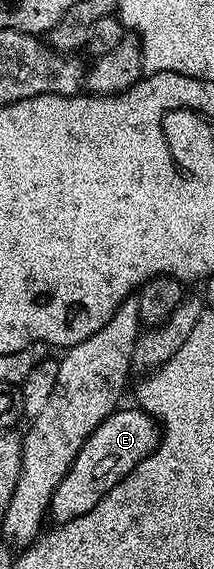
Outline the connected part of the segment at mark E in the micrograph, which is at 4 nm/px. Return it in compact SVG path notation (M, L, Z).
M120 407L114 413L109 414L95 428L93 435L85 439L65 479L57 483L57 491L53 491L51 500L50 516L56 517L54 520L62 523L93 511L93 507L97 507L103 494L109 492L118 481L125 479L125 475L129 475L129 471L133 471L133 467L141 463L141 459L148 457L158 447L160 436L161 429L156 418L149 413L144 413L138 407L132 407L132 409Z

